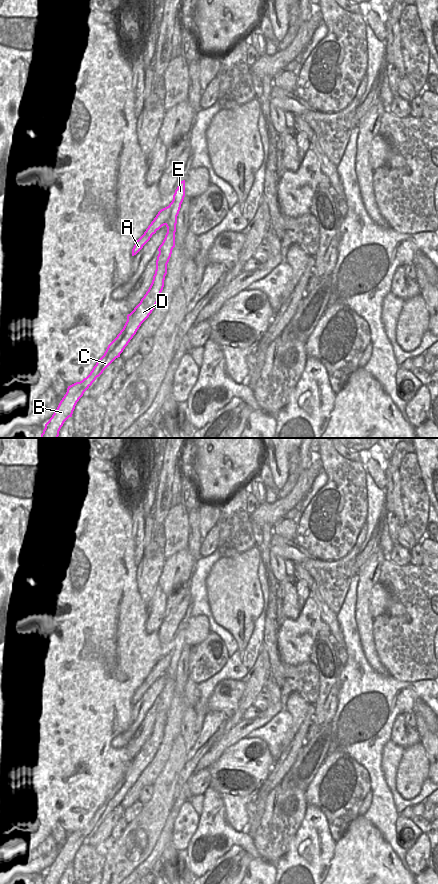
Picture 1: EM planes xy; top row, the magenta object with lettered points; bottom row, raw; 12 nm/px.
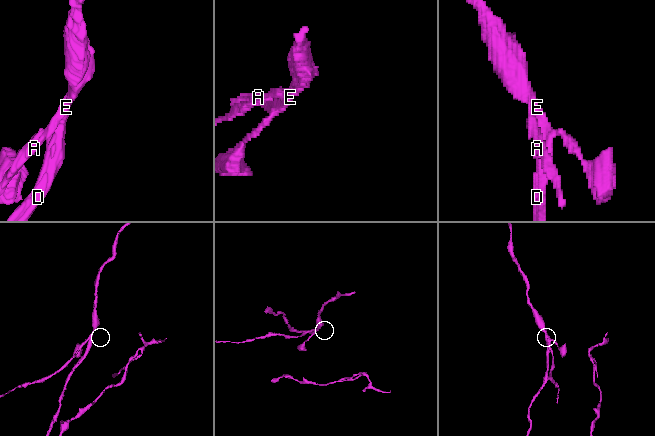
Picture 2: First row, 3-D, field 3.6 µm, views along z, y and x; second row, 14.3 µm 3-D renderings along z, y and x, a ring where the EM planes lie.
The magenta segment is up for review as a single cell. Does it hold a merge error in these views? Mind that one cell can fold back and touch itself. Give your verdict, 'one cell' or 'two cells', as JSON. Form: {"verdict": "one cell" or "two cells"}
{"verdict": "two cells"}

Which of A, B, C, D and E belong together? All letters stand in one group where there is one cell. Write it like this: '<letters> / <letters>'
A / B C D E

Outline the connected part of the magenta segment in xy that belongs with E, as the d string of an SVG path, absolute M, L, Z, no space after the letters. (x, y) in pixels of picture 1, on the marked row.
M185 180L179 183L173 195L173 200L169 204L172 212L168 222L165 224L167 227L167 233L162 244L158 248L159 254L156 260L156 270L148 291L134 310L127 315L127 321L123 329L108 345L104 355L93 367L90 374L82 381L68 386L67 392L60 401L54 414L45 424L45 428L40 438L58 438L61 427L69 417L72 417L75 406L79 399L83 396L84 392L116 358L120 357L120 354L136 334L141 324L154 310L161 296L165 276L167 274L167 264L171 257L172 250L175 247L177 216L184 197Z

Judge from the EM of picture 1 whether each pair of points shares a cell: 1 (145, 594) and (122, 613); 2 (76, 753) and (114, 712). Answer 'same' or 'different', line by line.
1: different
2: same

